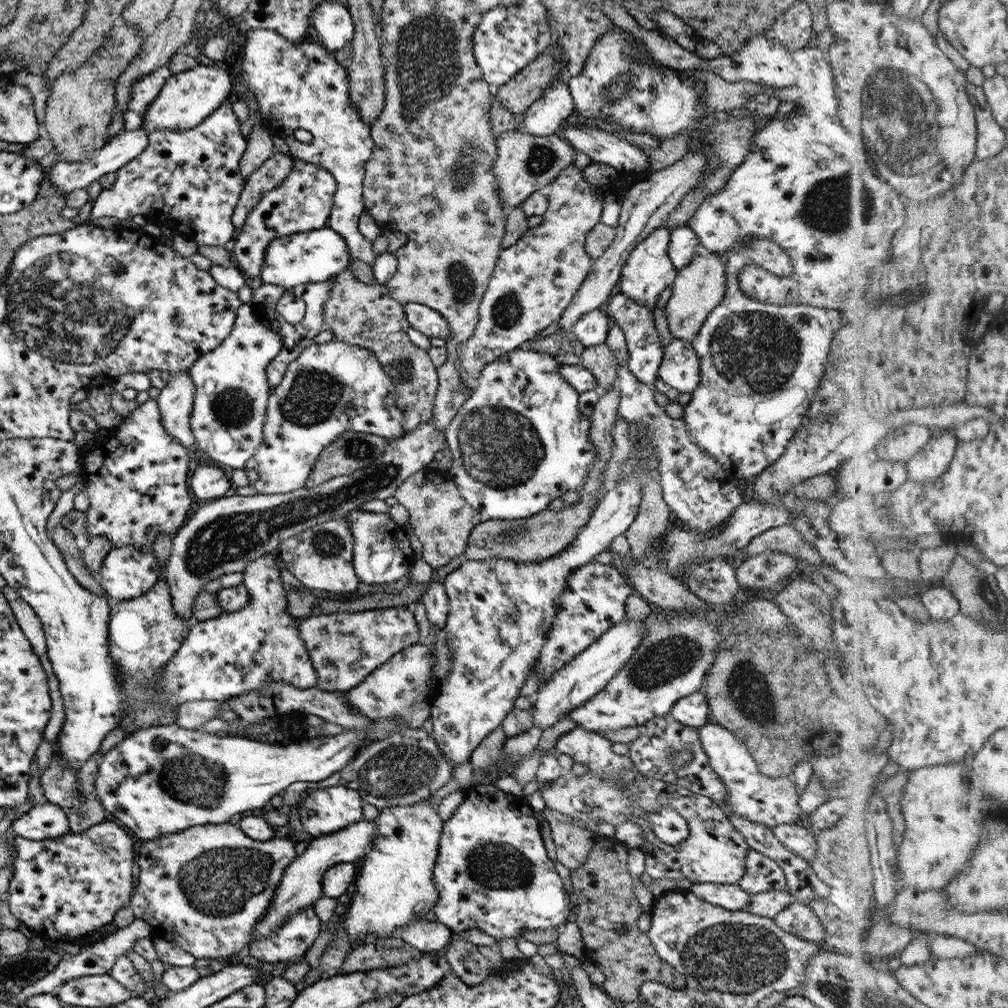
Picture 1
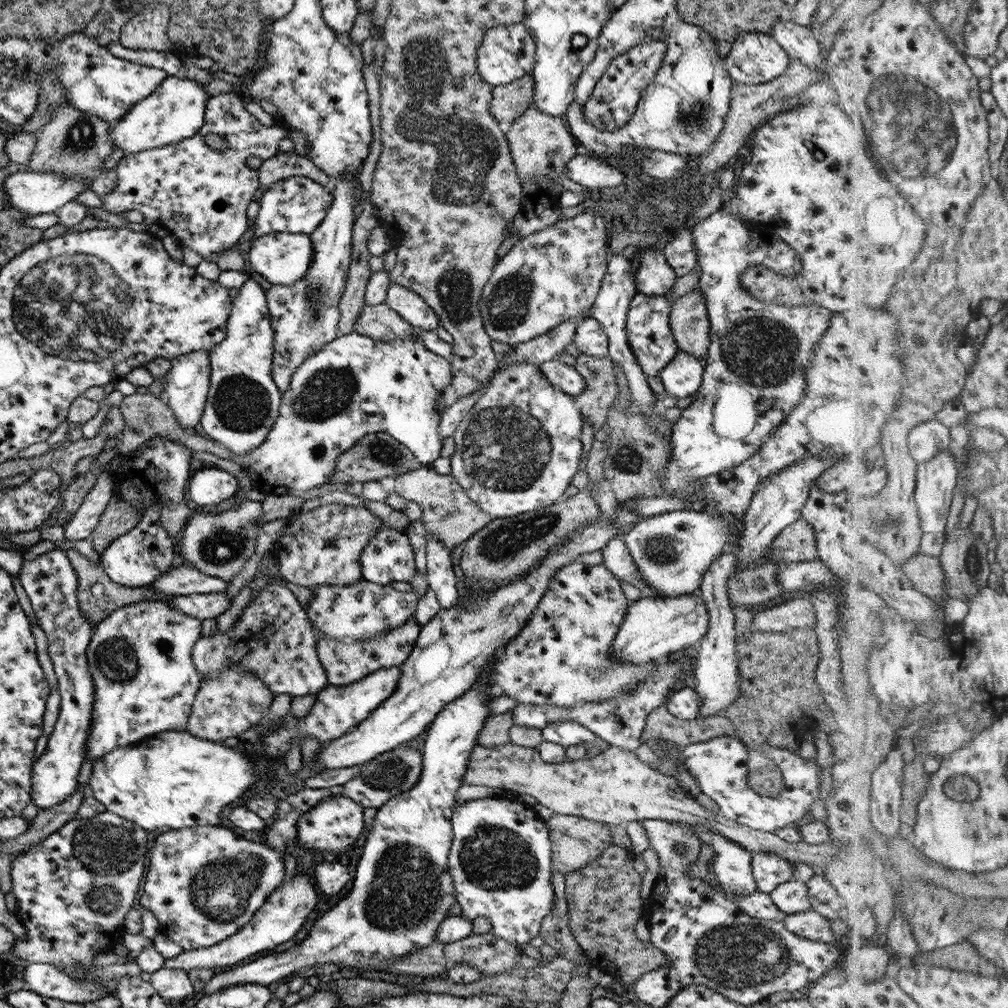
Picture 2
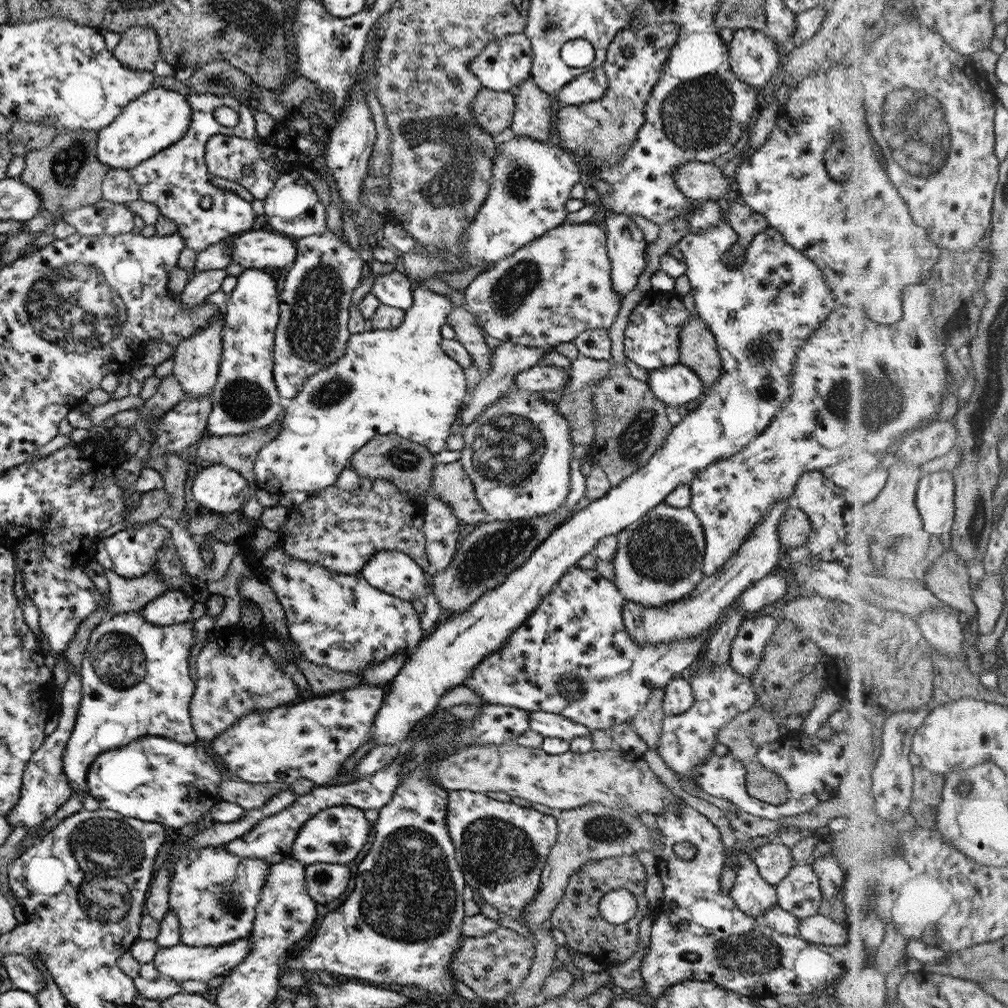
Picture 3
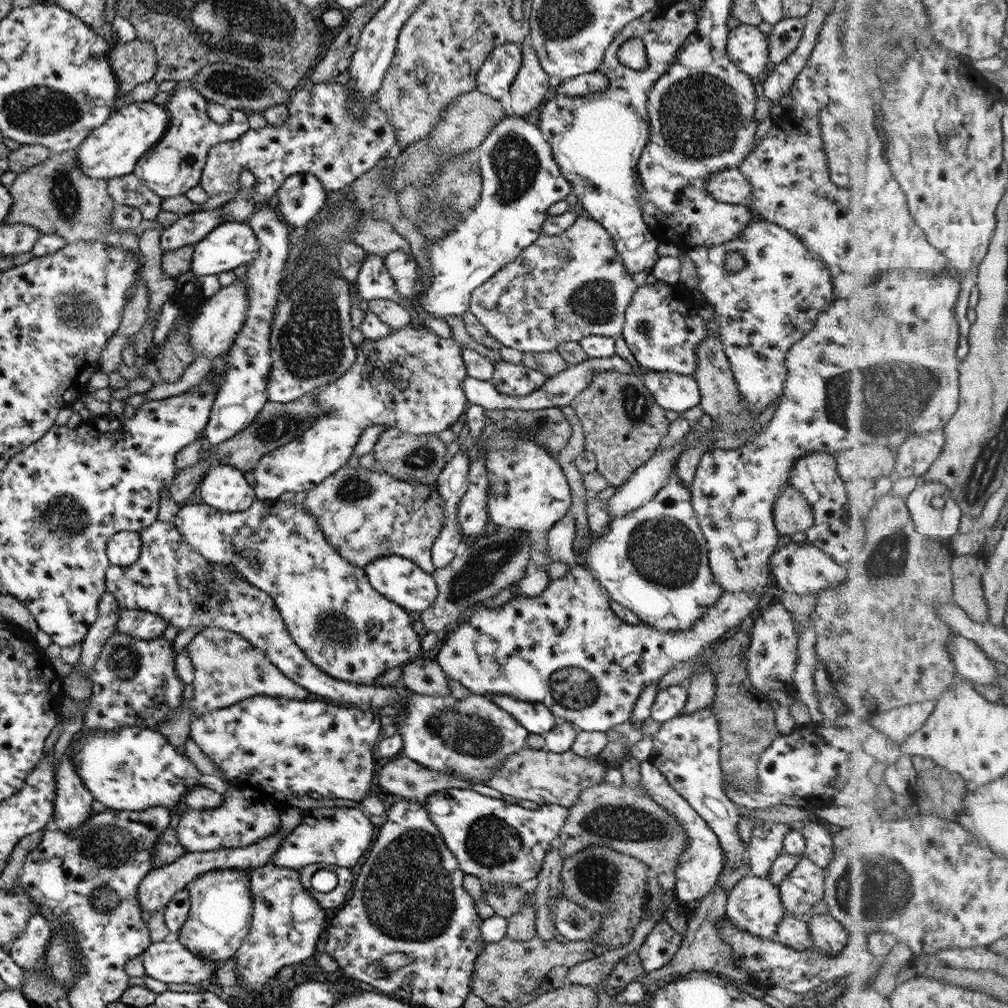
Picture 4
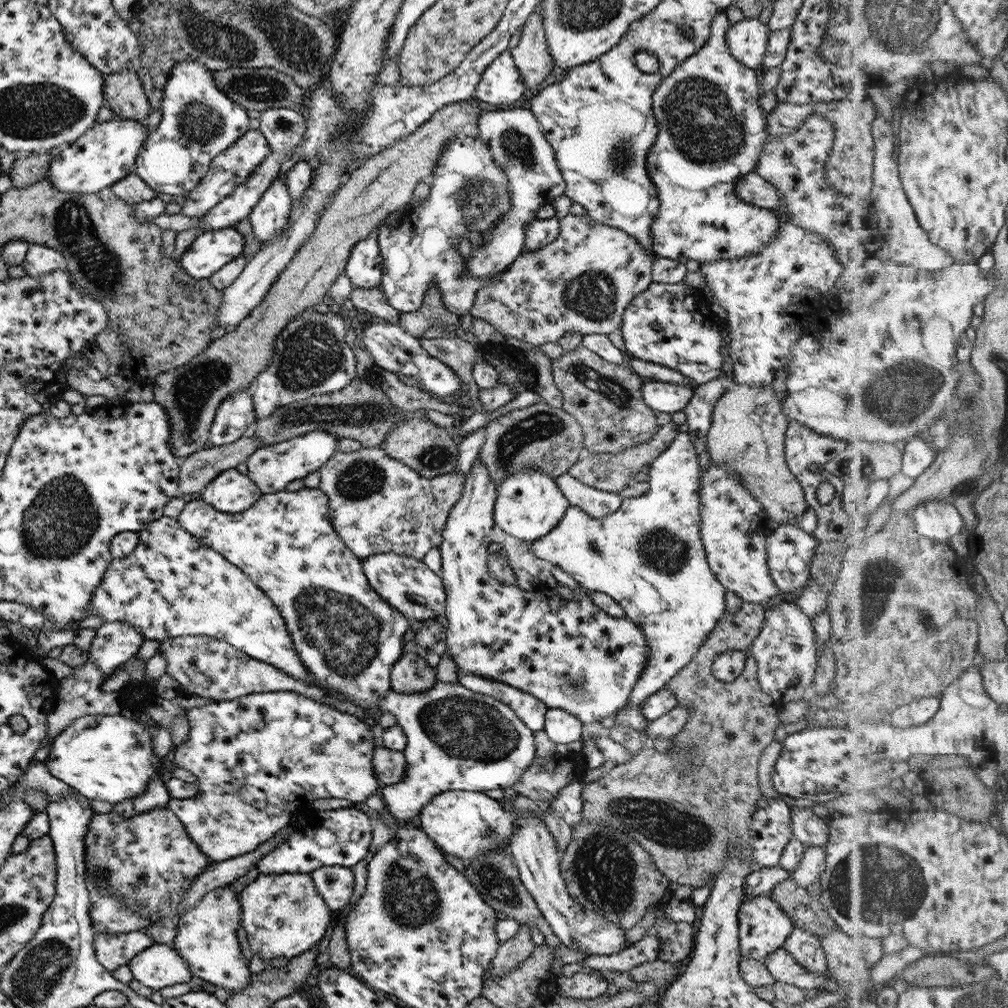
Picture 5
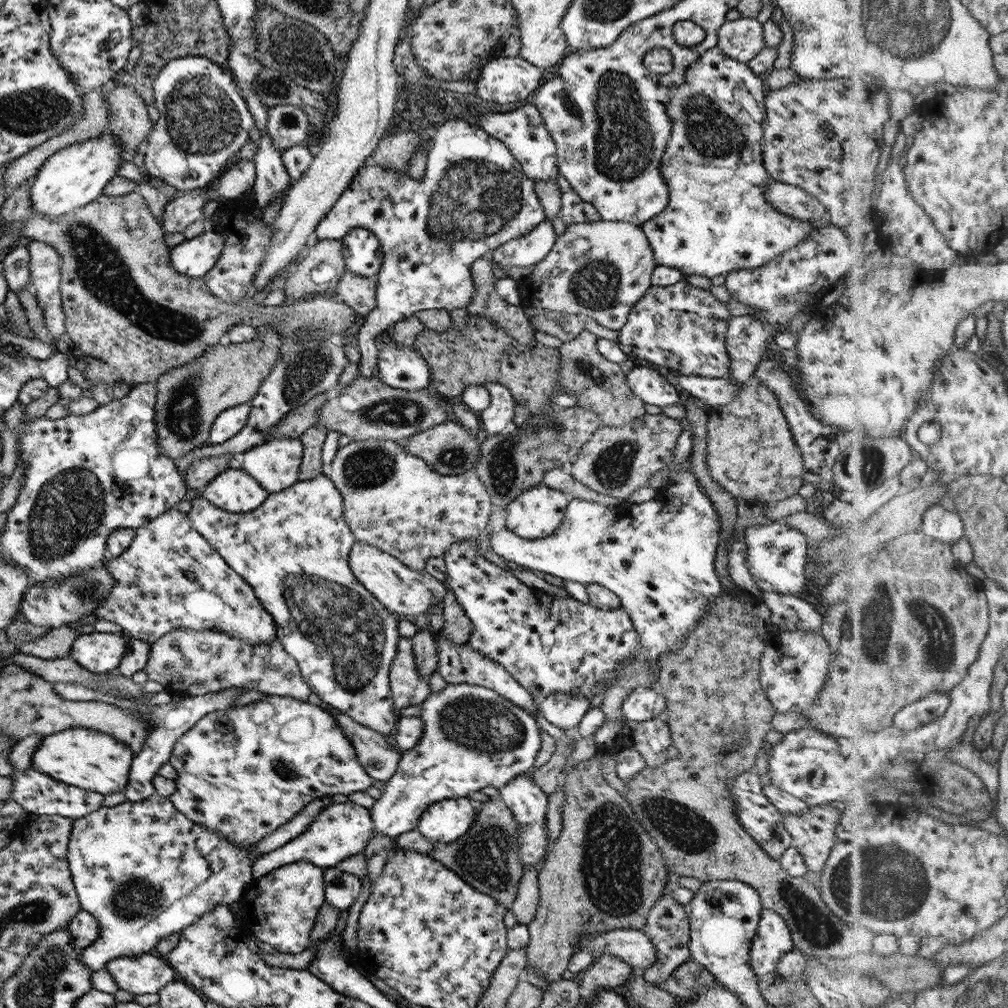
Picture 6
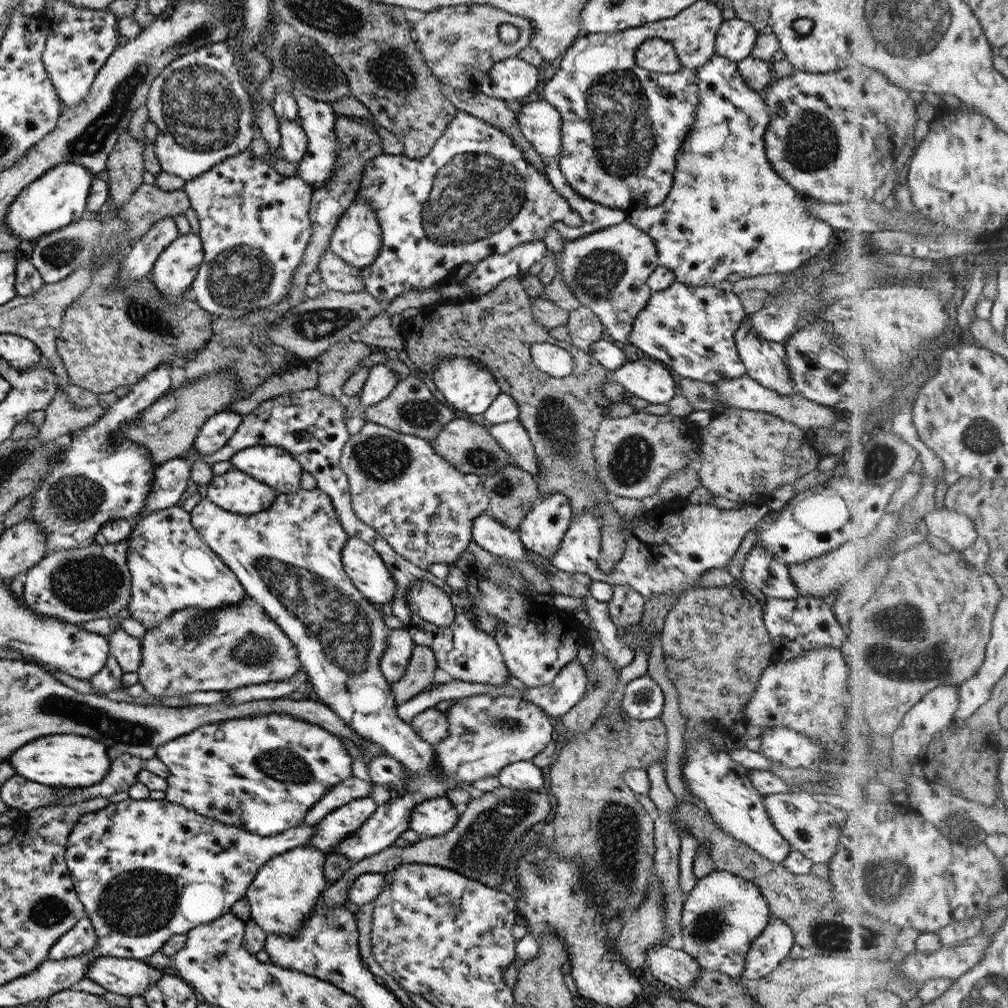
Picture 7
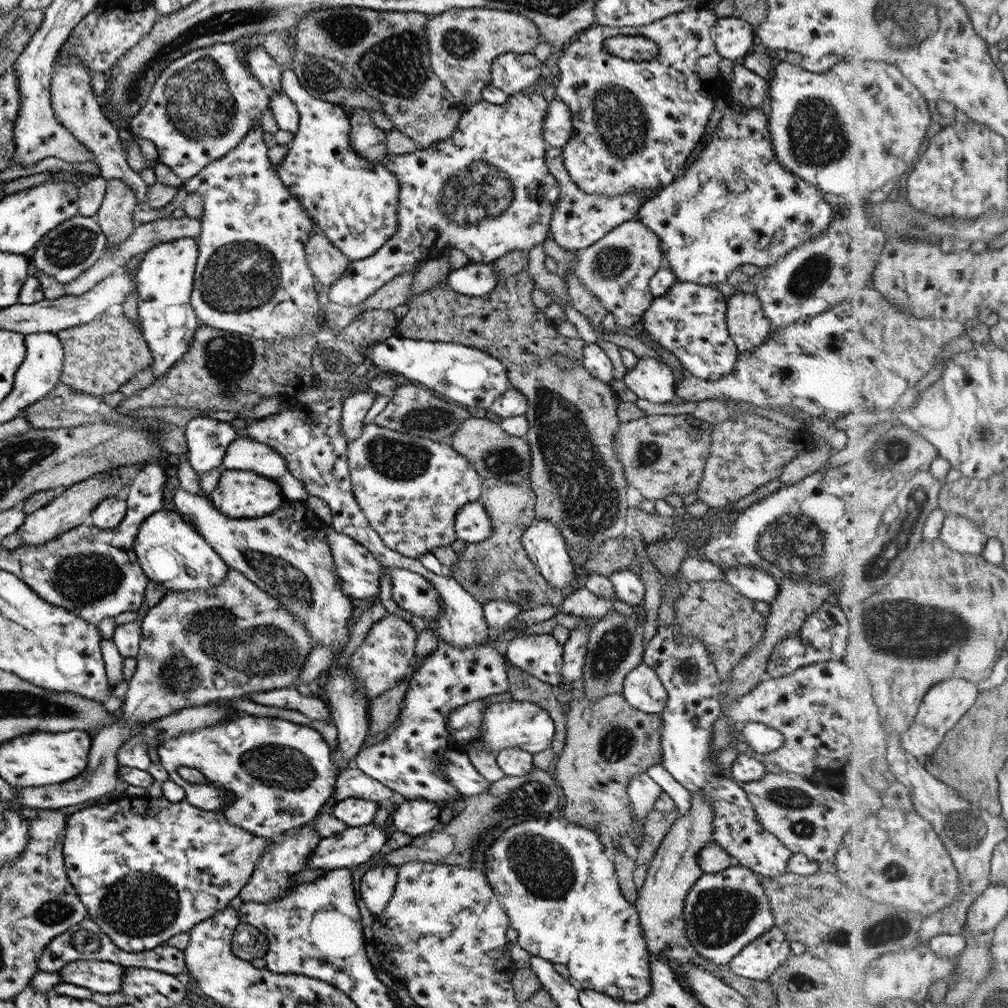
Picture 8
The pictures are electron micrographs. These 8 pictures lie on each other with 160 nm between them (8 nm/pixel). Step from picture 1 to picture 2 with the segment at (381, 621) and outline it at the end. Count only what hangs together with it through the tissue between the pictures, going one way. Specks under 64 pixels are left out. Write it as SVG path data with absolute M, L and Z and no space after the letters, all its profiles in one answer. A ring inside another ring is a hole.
M410 618L400 626L390 628L384 634L374 634L372 638L367 638L367 641L355 641L355 643L349 645L345 645L341 641L335 641L333 638L326 638L324 634L313 630L313 634L315 634L314 649L316 650L318 661L326 674L328 684L343 686L363 678L379 670L379 668L400 666L411 653L419 629L420 626L416 623L416 620Z

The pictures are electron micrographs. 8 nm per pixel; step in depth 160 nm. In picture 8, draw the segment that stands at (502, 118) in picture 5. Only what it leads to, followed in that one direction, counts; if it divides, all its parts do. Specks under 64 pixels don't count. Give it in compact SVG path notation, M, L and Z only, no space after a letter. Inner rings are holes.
M560 100L548 102L542 122L542 137L547 148L561 148L571 138L571 111Z

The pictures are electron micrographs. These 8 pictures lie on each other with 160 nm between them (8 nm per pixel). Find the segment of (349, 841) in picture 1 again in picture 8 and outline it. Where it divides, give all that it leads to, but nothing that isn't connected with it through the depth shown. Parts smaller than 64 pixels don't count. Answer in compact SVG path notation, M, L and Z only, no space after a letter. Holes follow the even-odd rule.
M72 960L58 970L58 975L63 983L87 988L91 993L101 994L119 993L123 976L125 976L123 966L105 960Z

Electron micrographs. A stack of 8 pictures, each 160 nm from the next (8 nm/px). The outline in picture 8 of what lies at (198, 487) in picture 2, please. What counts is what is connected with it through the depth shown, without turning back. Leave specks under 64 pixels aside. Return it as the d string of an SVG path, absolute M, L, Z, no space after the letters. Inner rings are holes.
M221 469L214 489L207 495L219 513L231 519L255 519L275 511L285 500L279 485L259 473Z

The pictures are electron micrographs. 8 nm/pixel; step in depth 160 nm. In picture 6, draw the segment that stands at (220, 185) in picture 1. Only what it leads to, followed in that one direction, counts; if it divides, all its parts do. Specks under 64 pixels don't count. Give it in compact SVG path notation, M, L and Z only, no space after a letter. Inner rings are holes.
M182 56L173 60L170 60L167 64L163 65L163 68L155 75L152 82L152 93L154 98L154 106L159 113L158 119L155 124L151 125L149 134L146 136L144 143L145 154L143 157L143 172L147 174L149 178L158 177L165 184L173 186L176 190L191 191L195 188L202 188L206 184L210 184L212 178L219 175L219 171L225 168L225 165L229 163L229 160L233 158L233 155L248 141L248 132L250 128L254 126L254 120L251 113L248 111L246 102L240 95L237 86L234 84L230 71L221 68L218 64L210 61L204 56Z

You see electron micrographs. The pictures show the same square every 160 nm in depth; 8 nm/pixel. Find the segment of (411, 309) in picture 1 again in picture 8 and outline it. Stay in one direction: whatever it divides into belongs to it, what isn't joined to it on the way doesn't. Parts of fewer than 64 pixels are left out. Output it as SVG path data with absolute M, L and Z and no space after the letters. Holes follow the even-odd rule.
M289 67L281 68L279 86L295 105L298 125L289 141L285 156L274 166L275 175L288 194L298 200L299 206L312 220L316 230L350 261L371 256L398 229L397 179L391 172L387 172L387 168L383 168L383 164L369 164L350 147L350 124L340 105L309 96L309 93L301 88L296 74Z

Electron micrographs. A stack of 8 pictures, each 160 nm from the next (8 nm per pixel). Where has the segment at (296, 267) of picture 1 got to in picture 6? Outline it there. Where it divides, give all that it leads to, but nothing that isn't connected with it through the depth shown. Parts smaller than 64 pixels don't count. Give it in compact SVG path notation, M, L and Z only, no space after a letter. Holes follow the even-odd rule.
M205 229L198 236L183 239L168 250L168 263L175 272L189 278L200 278L222 251L222 238Z

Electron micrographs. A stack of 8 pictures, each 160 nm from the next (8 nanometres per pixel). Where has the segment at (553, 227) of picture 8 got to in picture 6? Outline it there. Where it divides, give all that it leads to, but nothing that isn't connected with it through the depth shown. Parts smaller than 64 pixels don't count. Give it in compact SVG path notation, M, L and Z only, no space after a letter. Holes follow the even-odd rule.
M557 174L556 184L560 190L560 210L558 215L564 226L600 220L599 213L595 210L595 207L579 198L571 190L569 183L565 182L565 178L562 178L559 174Z

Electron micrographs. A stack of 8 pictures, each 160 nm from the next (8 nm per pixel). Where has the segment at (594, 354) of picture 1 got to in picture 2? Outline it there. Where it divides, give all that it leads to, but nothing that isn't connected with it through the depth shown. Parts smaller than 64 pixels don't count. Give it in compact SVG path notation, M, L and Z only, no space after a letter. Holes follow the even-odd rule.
M581 354L573 369L586 380L585 390L574 397L574 404L595 432L606 420L607 411L618 396L613 364L607 356L595 358Z

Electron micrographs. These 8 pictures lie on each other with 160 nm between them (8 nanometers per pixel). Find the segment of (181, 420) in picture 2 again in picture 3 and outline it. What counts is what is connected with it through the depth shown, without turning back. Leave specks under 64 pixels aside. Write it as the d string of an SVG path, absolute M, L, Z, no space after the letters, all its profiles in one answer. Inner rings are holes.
M223 312L217 313L216 317L204 326L205 329L199 329L191 336L186 336L173 348L171 376L176 378L177 384L181 386L184 398L195 398L197 400L197 398L211 393L216 382L220 361L223 320Z

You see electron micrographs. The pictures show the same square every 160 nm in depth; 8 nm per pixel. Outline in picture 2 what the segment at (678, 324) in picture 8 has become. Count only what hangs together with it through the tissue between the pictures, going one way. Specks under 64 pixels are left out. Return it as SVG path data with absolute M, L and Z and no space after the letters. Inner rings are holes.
M636 292L627 305L625 332L627 342L639 369L647 376L657 376L675 356L678 348L674 343L669 326L669 311L672 302L665 297Z

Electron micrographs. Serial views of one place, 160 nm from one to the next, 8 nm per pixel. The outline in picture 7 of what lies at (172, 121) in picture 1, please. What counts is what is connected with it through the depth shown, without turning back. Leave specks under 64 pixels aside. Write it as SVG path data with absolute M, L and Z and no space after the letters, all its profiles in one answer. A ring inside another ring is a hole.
M77 164L55 165L22 188L12 200L4 214L7 230L18 240L36 241L38 237L55 232L72 221L82 218L86 215L84 208L93 177L95 177L93 173L89 173L87 169Z

